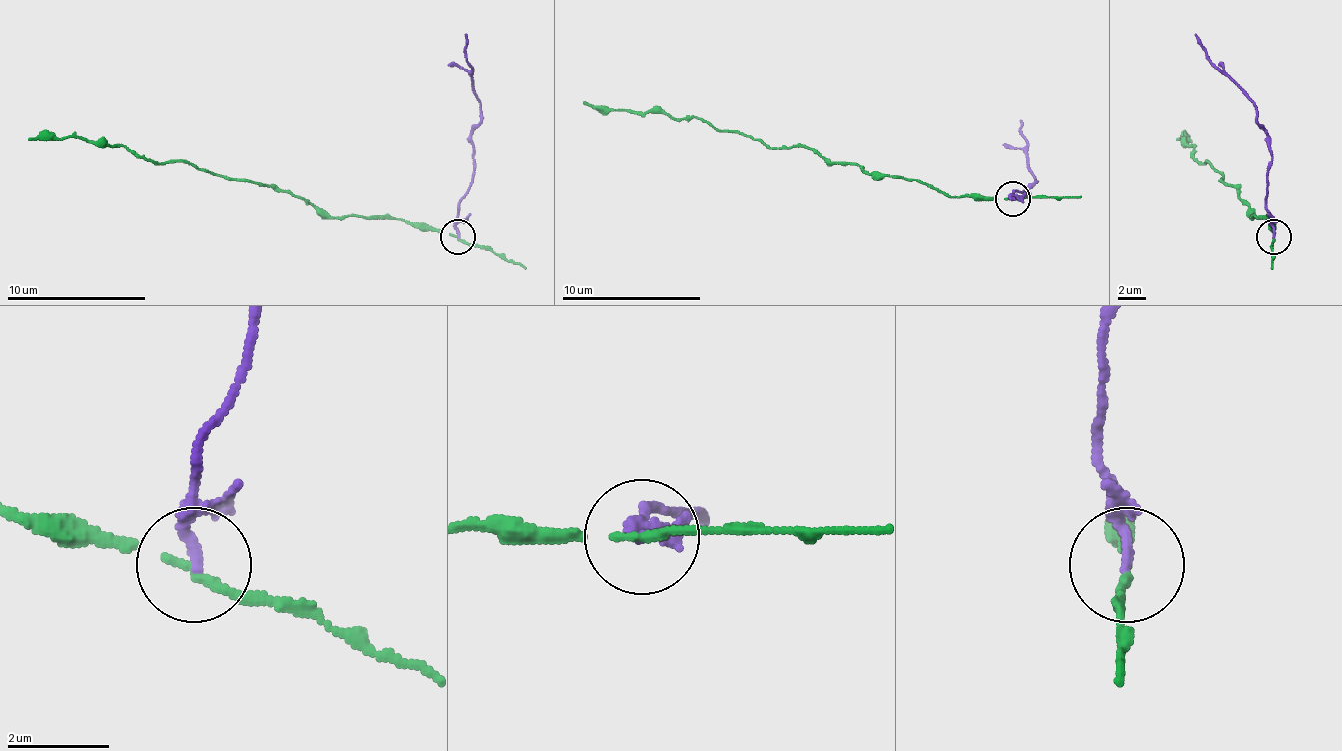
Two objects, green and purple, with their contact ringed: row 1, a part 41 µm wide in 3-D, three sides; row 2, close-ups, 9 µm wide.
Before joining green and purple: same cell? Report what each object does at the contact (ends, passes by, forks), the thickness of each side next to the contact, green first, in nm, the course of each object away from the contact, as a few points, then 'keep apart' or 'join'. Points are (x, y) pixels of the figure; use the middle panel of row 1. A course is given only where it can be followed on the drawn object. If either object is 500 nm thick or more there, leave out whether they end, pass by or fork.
green passes by; purple ends; calibres 140 and 200 nm; course green (1013, 199), (944, 196), (808, 147), (766, 147), (661, 112), (584, 102); course purple (1013, 199), (1013, 192), (1027, 192), (1027, 196), (1034, 182), (1020, 137), (1020, 119); keep apart

